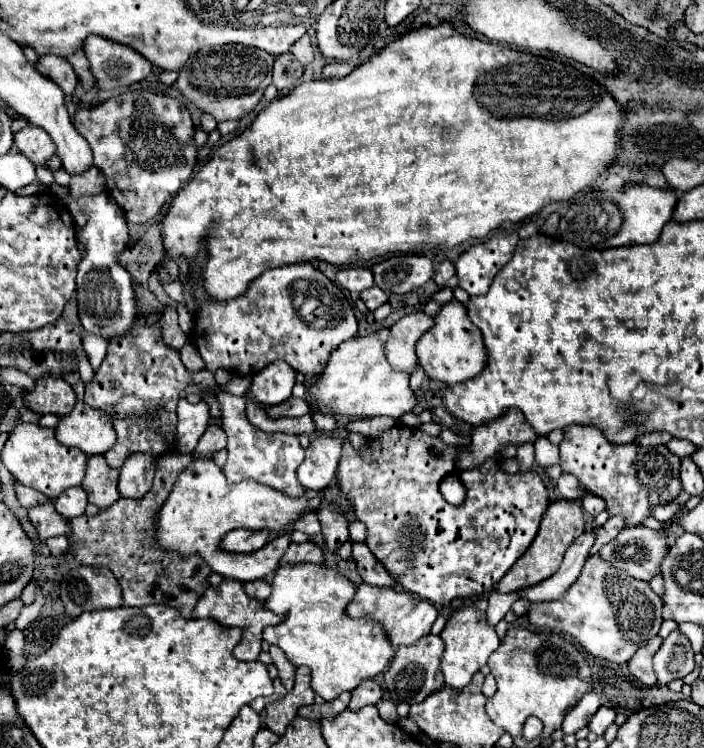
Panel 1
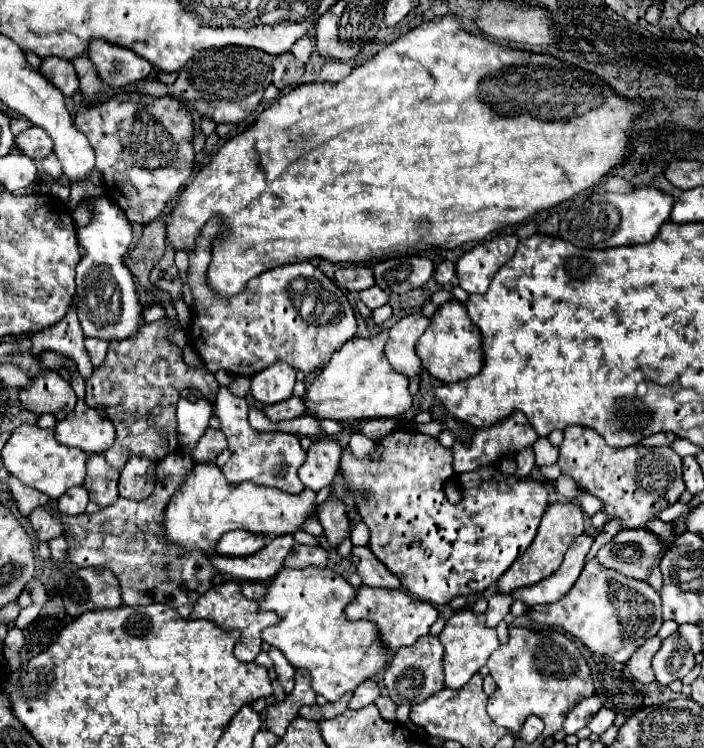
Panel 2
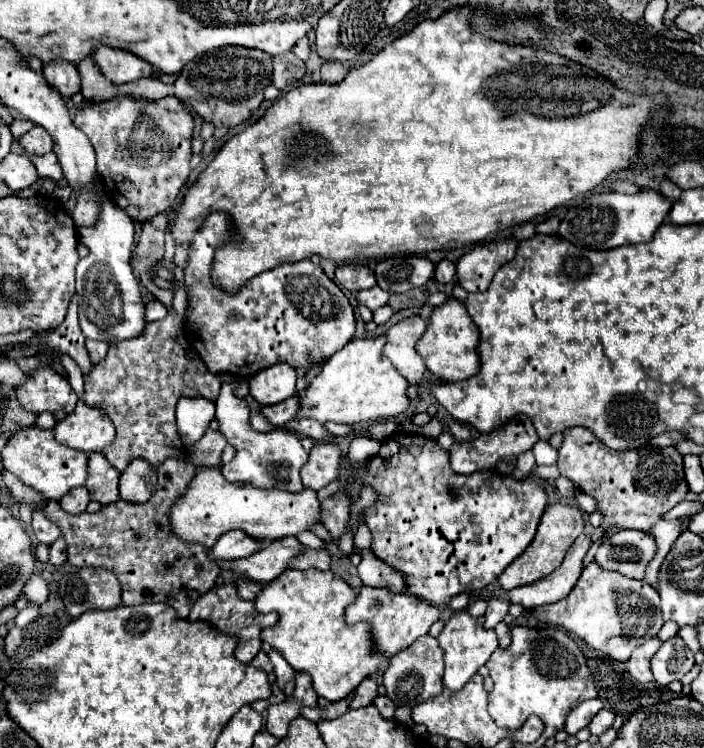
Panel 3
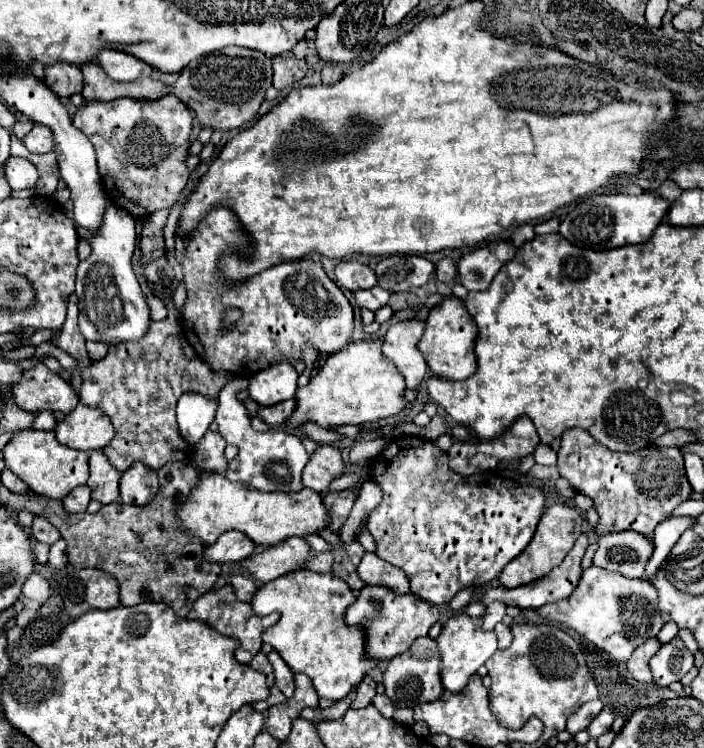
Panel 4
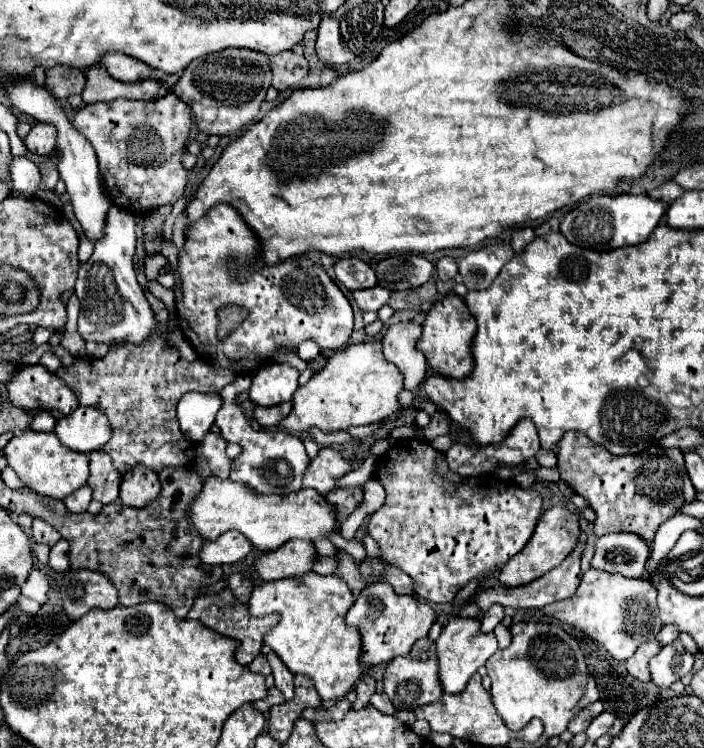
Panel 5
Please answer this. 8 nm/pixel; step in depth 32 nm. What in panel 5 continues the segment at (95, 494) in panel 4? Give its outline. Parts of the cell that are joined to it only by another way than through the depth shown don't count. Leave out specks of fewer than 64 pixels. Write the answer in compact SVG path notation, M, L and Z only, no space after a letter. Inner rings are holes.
M104 450L90 452L90 478L88 478L88 486L94 492L92 498L102 502L102 504L116 502L118 500L120 482L122 482L122 476L120 476L120 472L116 472L110 456Z

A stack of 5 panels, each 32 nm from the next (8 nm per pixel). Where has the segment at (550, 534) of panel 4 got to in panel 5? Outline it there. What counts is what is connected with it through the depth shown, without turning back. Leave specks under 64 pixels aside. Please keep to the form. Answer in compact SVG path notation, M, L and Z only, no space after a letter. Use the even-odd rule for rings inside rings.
M554 506L550 510L546 510L538 524L536 524L536 530L532 534L532 538L528 540L528 544L516 554L512 556L504 568L500 570L500 576L498 580L508 586L508 588L514 588L514 586L522 586L522 584L528 584L540 576L544 576L546 572L554 570L556 566L560 566L564 562L564 558L568 556L568 552L572 552L572 548L576 546L578 542L578 536L580 536L580 522L578 522L578 514L570 512L568 508L560 508L560 506Z

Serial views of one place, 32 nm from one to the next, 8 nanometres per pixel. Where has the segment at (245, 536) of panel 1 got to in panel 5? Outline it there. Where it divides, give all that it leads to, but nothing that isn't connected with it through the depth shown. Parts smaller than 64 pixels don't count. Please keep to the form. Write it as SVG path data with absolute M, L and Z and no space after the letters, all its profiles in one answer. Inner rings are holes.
M224 532L218 540L204 540L200 550L200 560L204 564L234 564L248 556L252 544L240 536L240 532Z

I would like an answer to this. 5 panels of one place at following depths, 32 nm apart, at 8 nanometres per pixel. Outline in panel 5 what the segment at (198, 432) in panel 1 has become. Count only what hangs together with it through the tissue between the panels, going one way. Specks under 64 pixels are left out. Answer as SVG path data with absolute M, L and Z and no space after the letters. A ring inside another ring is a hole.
M186 392L178 402L178 422L184 436L192 442L200 442L210 432L220 408L220 394Z

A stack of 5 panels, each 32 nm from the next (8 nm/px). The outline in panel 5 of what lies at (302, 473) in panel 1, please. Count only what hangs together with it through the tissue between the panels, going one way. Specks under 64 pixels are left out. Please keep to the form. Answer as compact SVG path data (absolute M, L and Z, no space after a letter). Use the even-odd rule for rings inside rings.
M322 448L318 456L310 462L306 476L304 476L304 488L314 488L322 496L332 492L336 488L336 482L352 472L352 460L342 458L342 454L334 448Z

